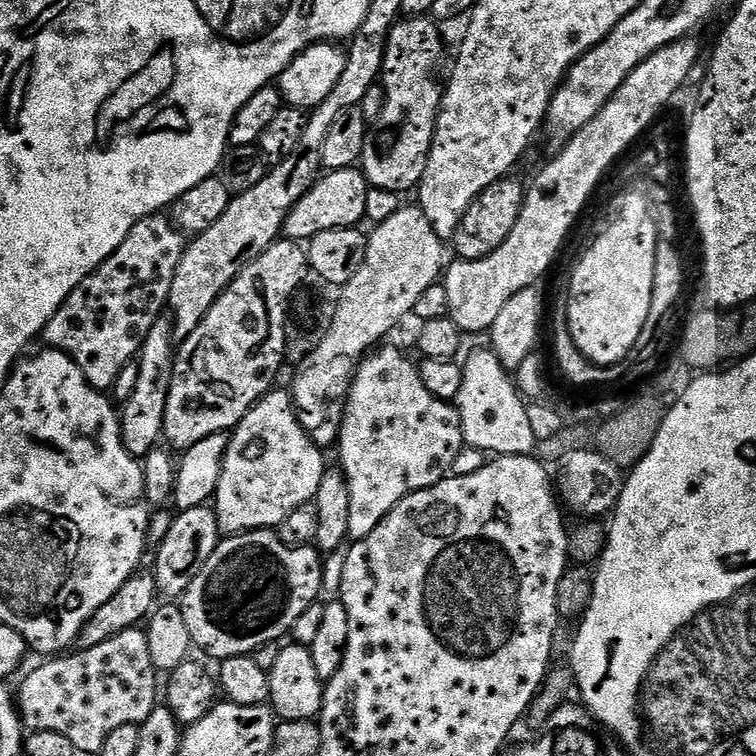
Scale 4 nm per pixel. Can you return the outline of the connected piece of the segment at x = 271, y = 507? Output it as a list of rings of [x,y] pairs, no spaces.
[[[273,390],[265,394],[244,415],[242,422],[236,425],[228,441],[228,449],[222,462],[222,474],[218,478],[214,497],[214,511],[221,533],[239,534],[276,530],[300,506],[313,503],[318,494],[318,486],[322,486],[322,478],[326,471],[324,456],[322,449],[313,442],[308,431],[300,425],[291,391]]]

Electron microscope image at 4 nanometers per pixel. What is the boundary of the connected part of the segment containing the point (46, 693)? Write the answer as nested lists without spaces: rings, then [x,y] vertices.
[[[139,627],[126,630],[114,638],[106,638],[98,646],[80,648],[67,654],[57,655],[43,661],[41,668],[36,668],[20,684],[18,688],[18,711],[25,729],[33,732],[54,730],[54,734],[66,734],[70,742],[74,742],[77,753],[92,752],[99,754],[106,738],[114,734],[114,730],[131,724],[144,724],[146,718],[158,707],[162,696],[161,677],[154,666],[154,658],[150,658],[150,642],[147,631]]]

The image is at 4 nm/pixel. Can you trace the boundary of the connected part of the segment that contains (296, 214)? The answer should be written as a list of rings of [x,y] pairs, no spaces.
[[[359,167],[337,168],[323,173],[312,189],[290,210],[284,220],[283,235],[289,240],[307,242],[326,230],[355,228],[366,217],[366,194],[370,185]]]

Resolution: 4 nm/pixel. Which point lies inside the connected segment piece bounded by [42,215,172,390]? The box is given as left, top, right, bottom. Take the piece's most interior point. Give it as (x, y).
(102, 325)

